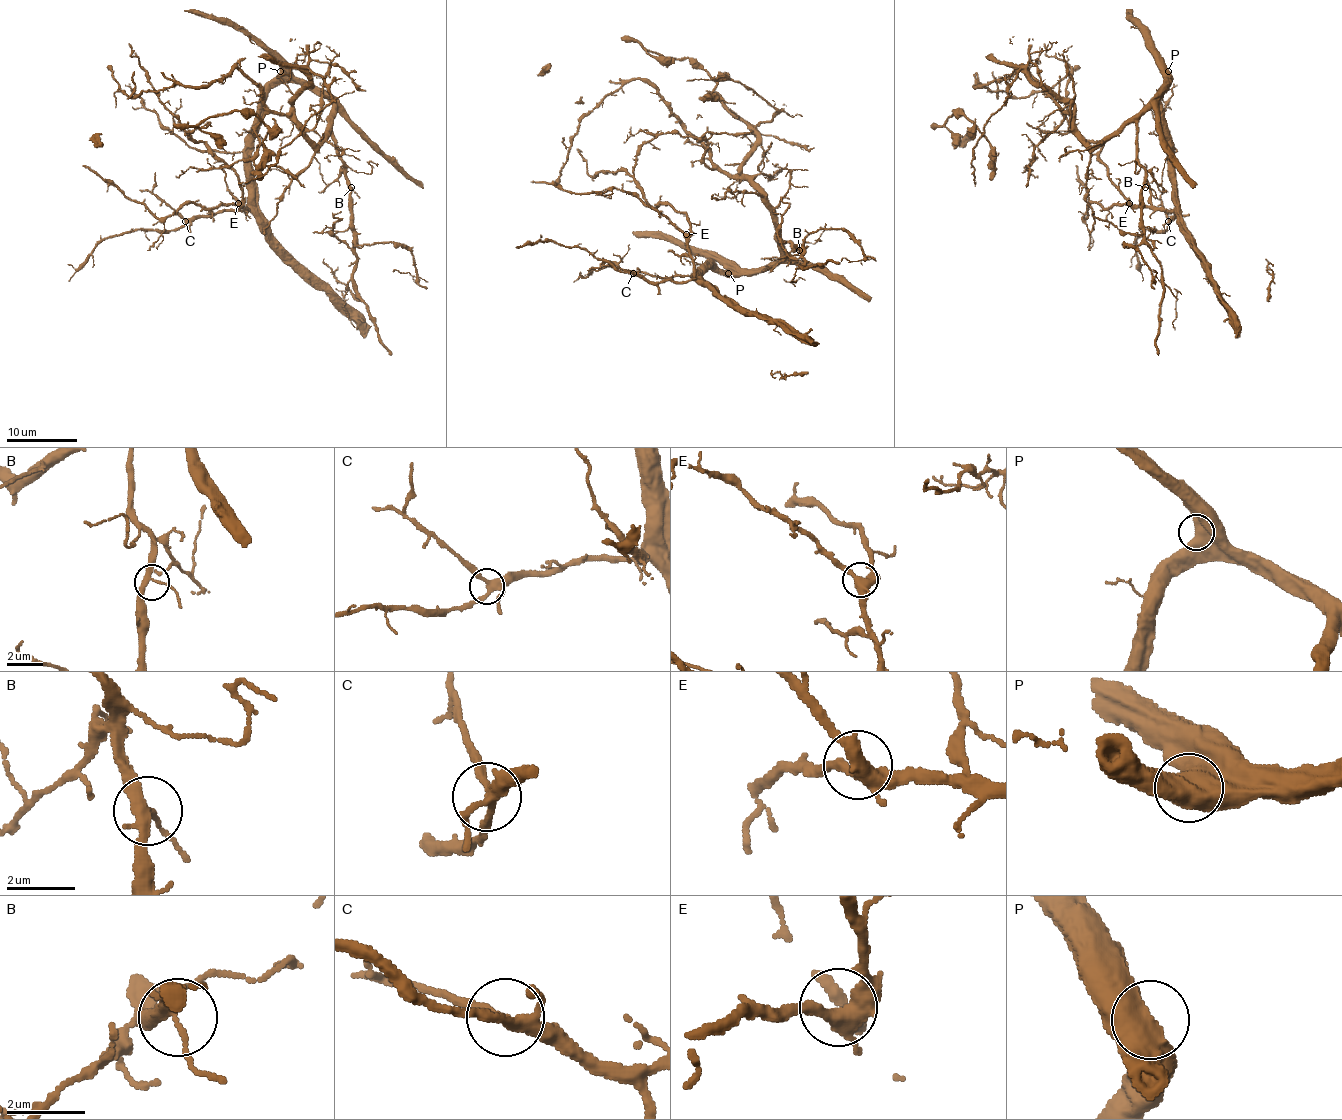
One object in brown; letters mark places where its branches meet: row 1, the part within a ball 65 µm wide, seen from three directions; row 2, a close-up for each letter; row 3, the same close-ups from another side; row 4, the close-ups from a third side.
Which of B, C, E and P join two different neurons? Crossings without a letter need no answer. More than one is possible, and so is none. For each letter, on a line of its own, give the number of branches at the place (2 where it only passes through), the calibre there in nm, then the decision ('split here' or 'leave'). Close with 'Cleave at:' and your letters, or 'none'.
B: 4 | 280 nm | leave
C: 4 | 300 nm | leave
E: 4 | 420 nm | leave
P: 1 | 850 nm | leave
Cleave at: none

